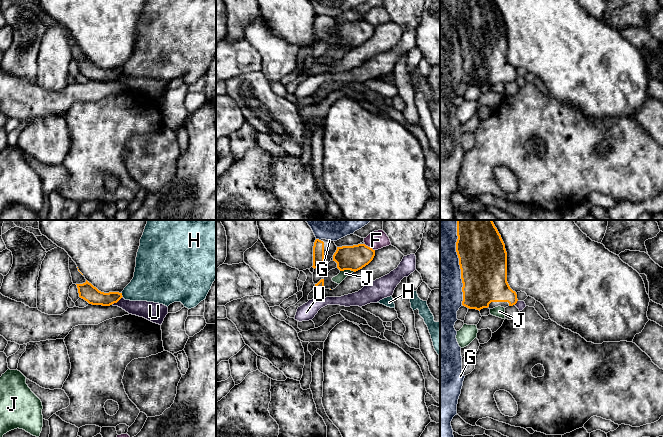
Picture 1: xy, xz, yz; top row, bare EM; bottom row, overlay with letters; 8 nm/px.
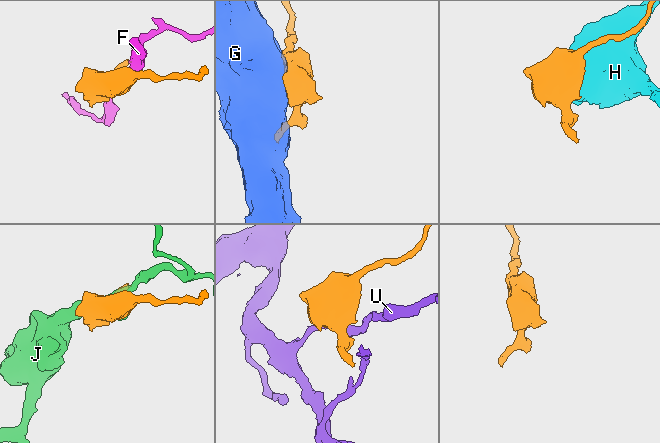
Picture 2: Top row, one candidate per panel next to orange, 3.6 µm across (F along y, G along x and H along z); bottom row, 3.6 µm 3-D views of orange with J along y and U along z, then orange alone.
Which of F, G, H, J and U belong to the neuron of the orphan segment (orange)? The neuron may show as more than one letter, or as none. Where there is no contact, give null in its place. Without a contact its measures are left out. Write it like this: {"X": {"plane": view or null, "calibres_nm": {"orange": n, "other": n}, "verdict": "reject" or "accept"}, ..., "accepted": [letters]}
{"F": {"plane": "xz", "calibres_nm": {"orange": 200, "other": 150}, "verdict": "reject"}, "G": {"plane": "yz", "calibres_nm": {"orange": 380, "other": 360}, "verdict": "reject"}, "H": {"plane": "xy", "calibres_nm": {"orange": 140, "other": 280}, "verdict": "reject"}, "J": {"plane": "xz", "calibres_nm": {"orange": 200, "other": 70}, "verdict": "reject"}, "U": {"plane": "xy", "calibres_nm": {"orange": 140, "other": 130}, "verdict": "accept"}, "accepted": ["U"]}

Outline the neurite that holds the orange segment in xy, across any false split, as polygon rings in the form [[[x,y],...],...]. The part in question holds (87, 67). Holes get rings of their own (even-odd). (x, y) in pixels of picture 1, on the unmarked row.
[[[87,56],[83,60],[76,60],[79,73],[92,81],[118,82],[129,90],[143,93],[153,99],[161,101],[168,90],[168,83],[154,78],[125,76],[122,69],[99,67]]]

